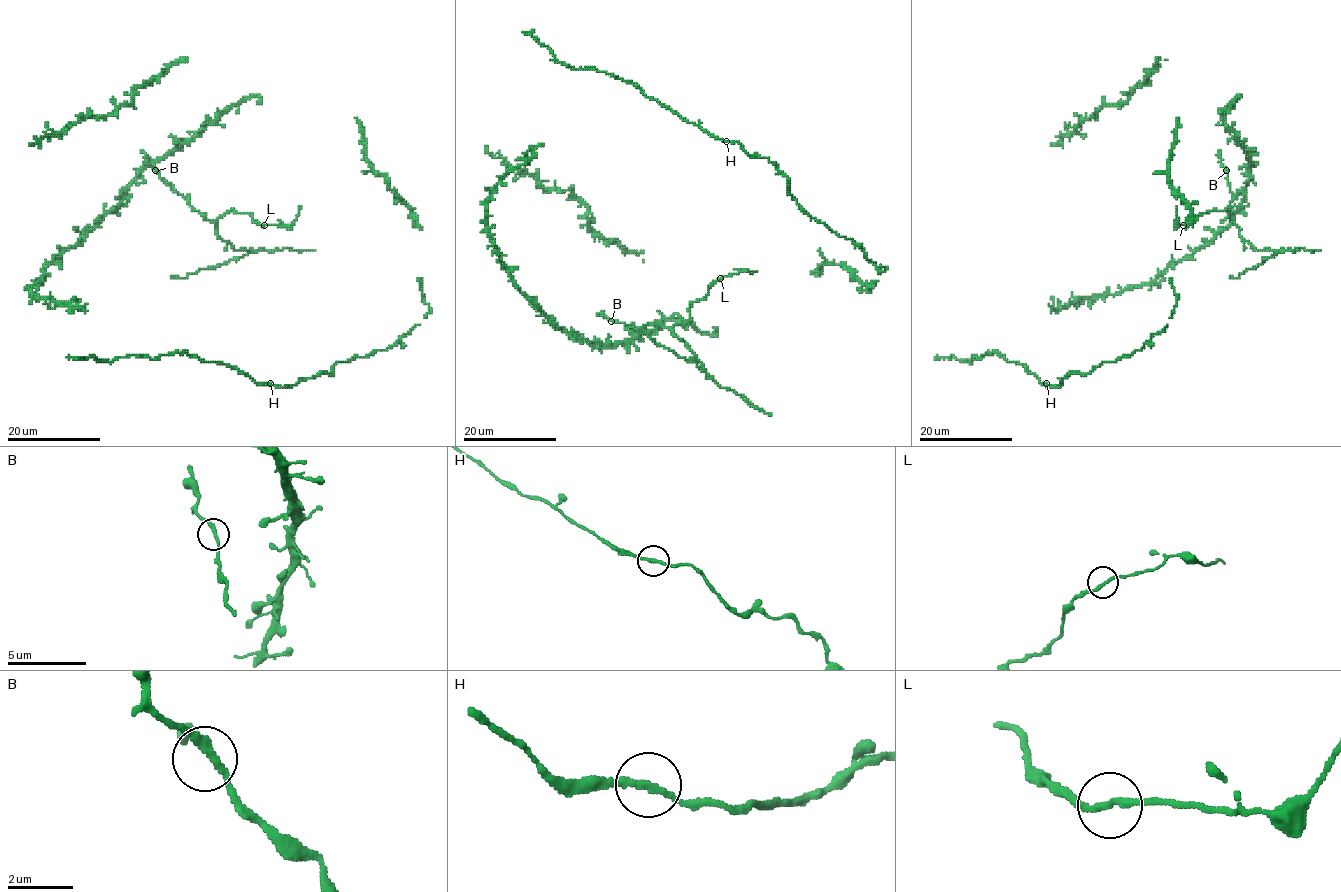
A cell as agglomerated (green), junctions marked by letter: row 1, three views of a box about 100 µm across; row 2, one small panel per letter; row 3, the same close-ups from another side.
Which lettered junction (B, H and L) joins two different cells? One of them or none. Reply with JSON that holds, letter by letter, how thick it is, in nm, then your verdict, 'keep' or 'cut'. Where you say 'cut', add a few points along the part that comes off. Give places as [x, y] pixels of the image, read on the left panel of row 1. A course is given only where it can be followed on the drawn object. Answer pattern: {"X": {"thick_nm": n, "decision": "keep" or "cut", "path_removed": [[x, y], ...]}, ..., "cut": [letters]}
{"B": {"thick_nm": 200, "decision": "keep"}, "H": {"thick_nm": 200, "decision": "keep"}, "L": {"thick_nm": 200, "decision": "keep"}, "cut": []}

